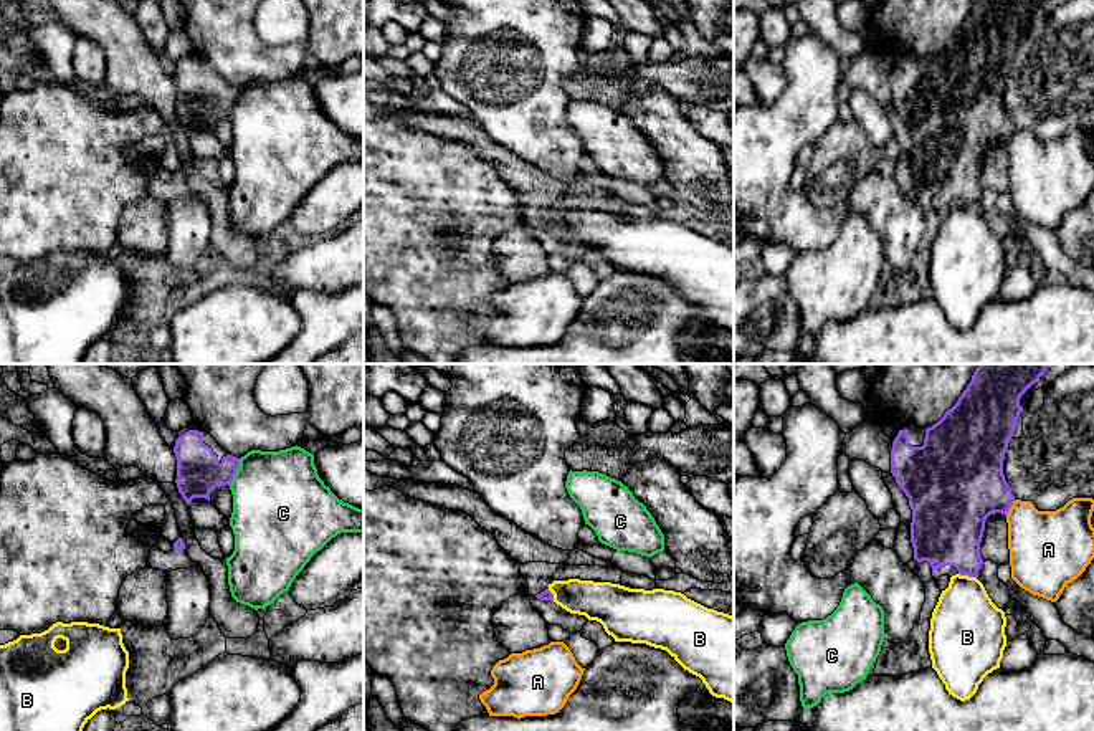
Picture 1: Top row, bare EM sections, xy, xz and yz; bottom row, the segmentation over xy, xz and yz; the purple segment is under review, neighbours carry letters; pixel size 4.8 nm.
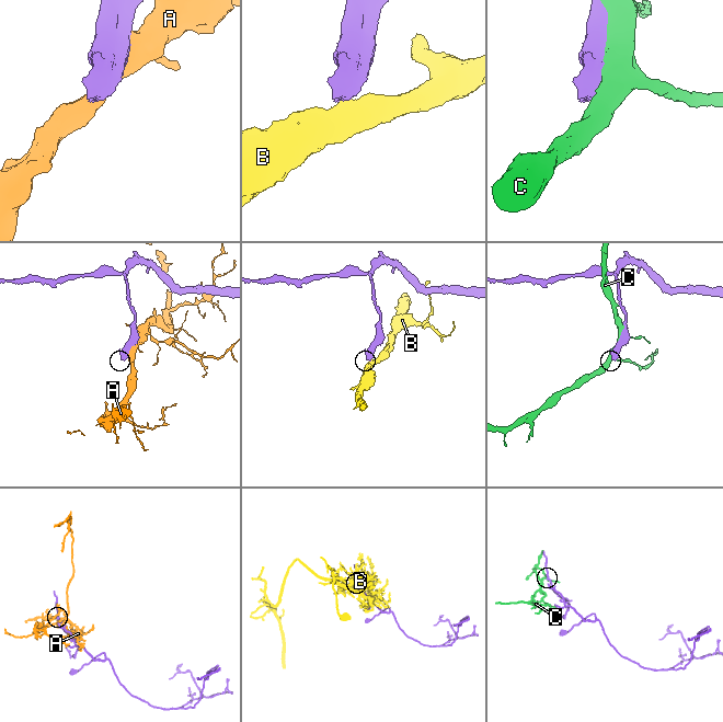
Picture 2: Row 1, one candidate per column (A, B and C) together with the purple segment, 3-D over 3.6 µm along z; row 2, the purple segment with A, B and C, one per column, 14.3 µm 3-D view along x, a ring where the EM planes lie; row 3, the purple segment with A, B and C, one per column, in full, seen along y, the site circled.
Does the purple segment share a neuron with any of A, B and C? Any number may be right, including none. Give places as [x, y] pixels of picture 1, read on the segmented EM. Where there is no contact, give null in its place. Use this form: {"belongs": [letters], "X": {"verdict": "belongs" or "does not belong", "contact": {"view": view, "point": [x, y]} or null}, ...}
{"belongs": [], "A": {"verdict": "does not belong", "contact": {"view": "yz", "point": [1010, 506]}}, "B": {"verdict": "does not belong", "contact": {"view": "yz", "point": [967, 574]}}, "C": {"verdict": "does not belong", "contact": {"view": "xy", "point": [235, 472]}}}

